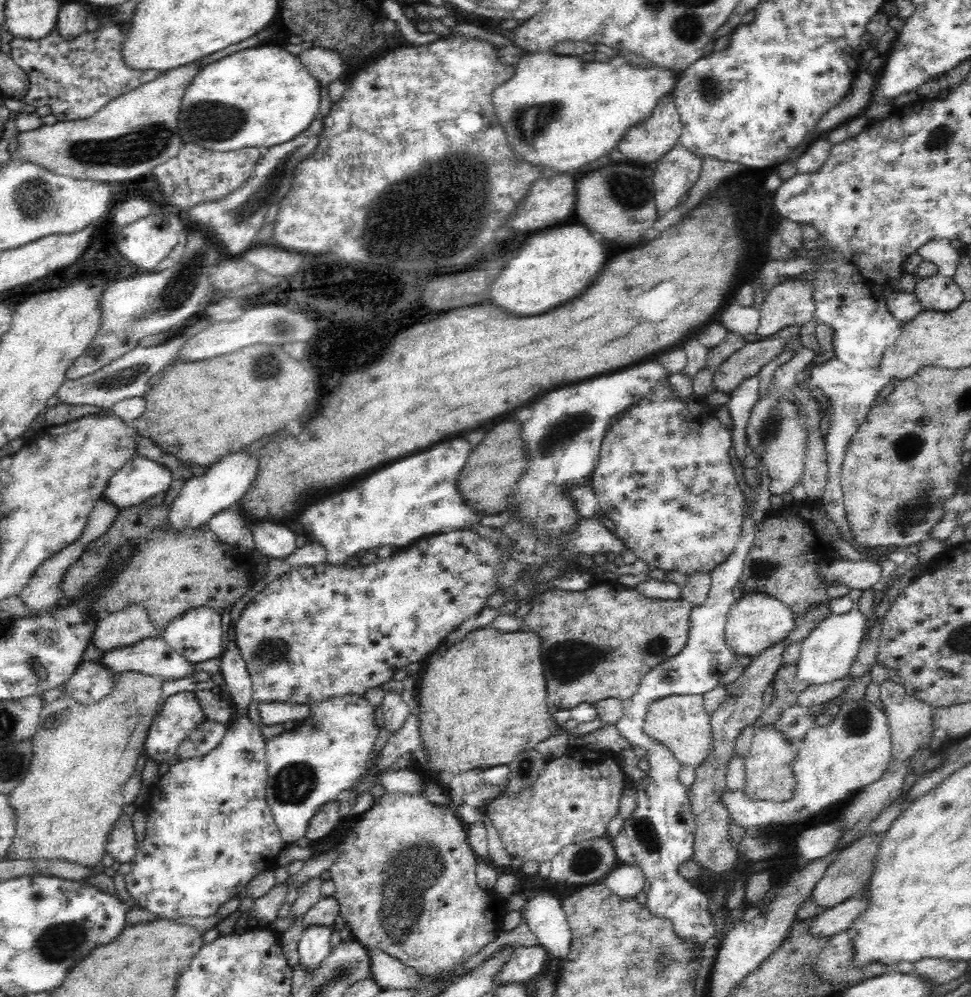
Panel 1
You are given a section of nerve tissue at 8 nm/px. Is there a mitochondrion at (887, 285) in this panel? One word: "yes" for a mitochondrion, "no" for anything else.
no

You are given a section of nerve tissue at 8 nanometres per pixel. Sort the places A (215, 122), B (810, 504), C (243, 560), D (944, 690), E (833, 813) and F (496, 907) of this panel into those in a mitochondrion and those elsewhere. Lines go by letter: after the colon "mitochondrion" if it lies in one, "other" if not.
A: mitochondrion
B: other
C: other
D: other
E: other
F: other

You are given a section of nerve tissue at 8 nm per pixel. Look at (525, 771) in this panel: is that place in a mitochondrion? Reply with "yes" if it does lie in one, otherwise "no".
yes

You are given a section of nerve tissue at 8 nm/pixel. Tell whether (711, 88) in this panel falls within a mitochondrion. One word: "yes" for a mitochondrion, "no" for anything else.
yes

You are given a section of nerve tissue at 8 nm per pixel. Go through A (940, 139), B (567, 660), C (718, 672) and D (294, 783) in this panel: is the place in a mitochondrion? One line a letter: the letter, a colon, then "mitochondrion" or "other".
A: mitochondrion
B: mitochondrion
C: other
D: mitochondrion

